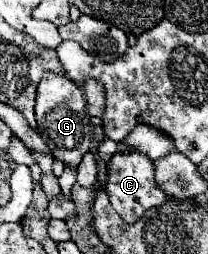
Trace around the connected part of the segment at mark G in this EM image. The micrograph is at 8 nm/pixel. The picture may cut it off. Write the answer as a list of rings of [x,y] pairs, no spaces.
[[[47,72],[37,86],[37,102],[35,102],[35,116],[37,116],[37,132],[43,136],[43,142],[51,148],[53,158],[61,160],[69,168],[77,168],[83,154],[89,152],[91,144],[91,118],[87,118],[87,104],[83,92],[69,76],[59,76]]]

